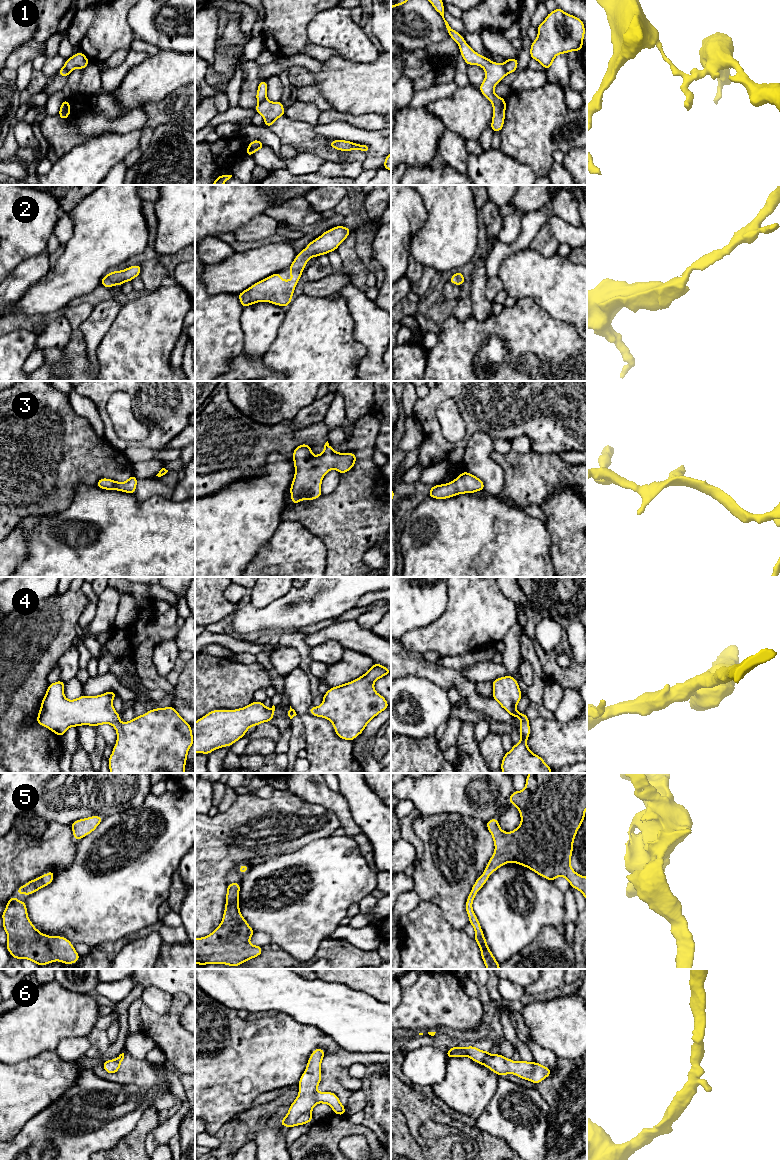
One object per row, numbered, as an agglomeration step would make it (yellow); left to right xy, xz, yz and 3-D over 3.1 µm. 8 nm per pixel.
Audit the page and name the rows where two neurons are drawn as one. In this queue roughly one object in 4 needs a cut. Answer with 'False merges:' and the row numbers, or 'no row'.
False merges: 1

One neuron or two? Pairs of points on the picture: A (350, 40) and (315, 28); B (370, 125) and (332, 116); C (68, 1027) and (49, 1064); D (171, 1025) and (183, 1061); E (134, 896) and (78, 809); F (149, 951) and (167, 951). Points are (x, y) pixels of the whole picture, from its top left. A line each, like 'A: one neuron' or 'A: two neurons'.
A: one neuron
B: one neuron
C: two neurons
D: one neuron
E: two neurons
F: two neurons

